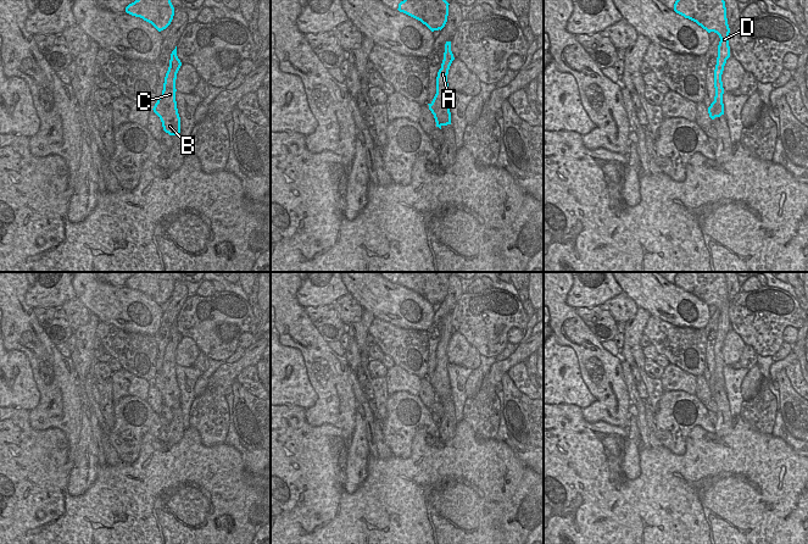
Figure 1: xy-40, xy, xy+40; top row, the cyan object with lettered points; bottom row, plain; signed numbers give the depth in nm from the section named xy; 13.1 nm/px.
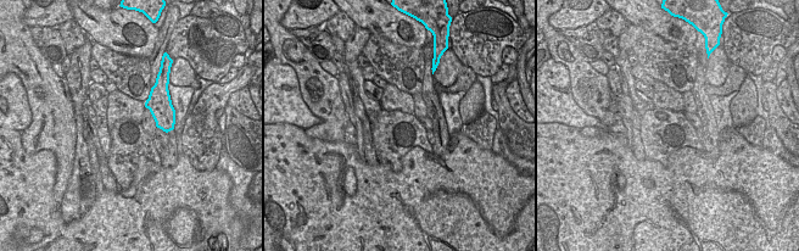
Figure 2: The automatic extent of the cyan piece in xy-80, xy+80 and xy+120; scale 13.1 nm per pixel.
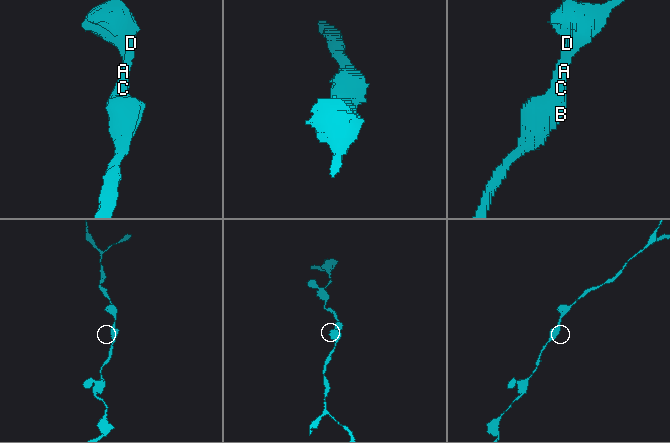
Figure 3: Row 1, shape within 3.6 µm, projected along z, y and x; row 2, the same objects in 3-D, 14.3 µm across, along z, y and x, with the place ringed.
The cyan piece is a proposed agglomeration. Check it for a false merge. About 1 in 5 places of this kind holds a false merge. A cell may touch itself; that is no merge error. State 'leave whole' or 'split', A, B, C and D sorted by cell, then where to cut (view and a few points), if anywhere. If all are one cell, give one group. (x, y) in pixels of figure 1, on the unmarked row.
leave whole | A B C D | no cut

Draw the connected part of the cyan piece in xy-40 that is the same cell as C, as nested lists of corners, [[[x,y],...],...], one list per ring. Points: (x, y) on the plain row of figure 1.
[[[177,320],[171,327],[169,340],[165,350],[162,368],[154,379],[154,385],[160,390],[163,404],[169,409],[180,406],[180,390],[175,374],[175,353],[182,339],[177,329]]]

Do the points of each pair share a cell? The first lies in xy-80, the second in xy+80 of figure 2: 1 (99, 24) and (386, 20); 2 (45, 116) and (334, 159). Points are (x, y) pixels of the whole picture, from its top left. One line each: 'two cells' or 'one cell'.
1: one cell
2: two cells

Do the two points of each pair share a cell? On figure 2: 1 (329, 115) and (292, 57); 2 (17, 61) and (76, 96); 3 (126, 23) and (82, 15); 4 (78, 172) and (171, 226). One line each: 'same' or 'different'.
1: same
2: different
3: same
4: different

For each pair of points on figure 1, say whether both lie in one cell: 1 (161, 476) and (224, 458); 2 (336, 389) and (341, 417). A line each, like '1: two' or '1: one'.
1: one
2: one

